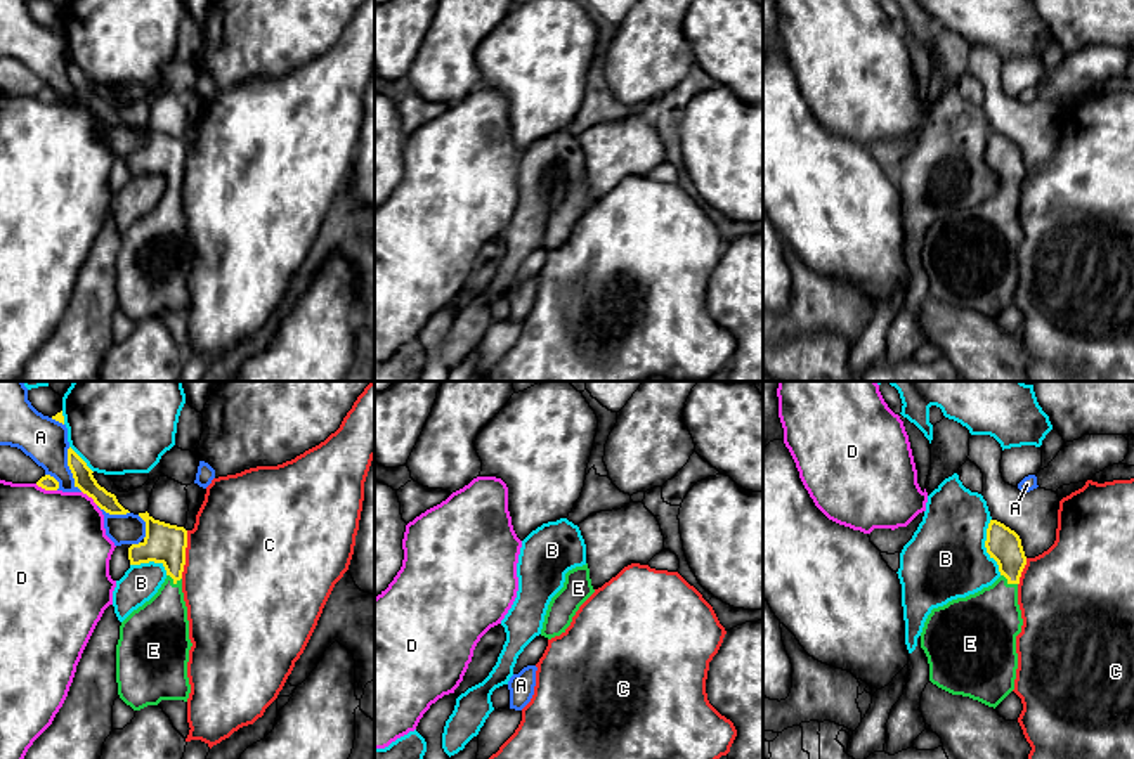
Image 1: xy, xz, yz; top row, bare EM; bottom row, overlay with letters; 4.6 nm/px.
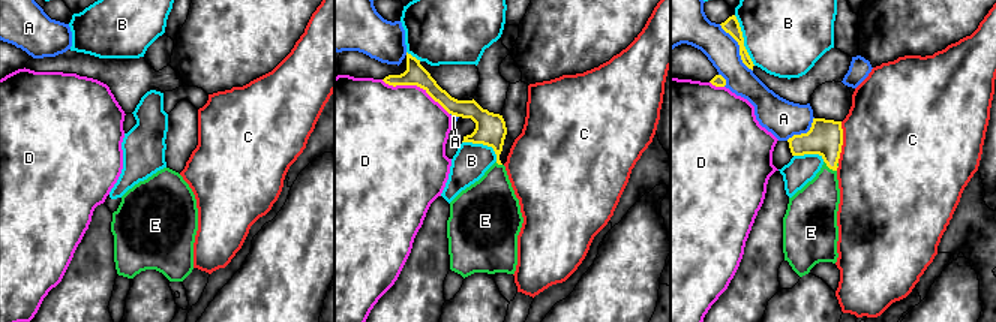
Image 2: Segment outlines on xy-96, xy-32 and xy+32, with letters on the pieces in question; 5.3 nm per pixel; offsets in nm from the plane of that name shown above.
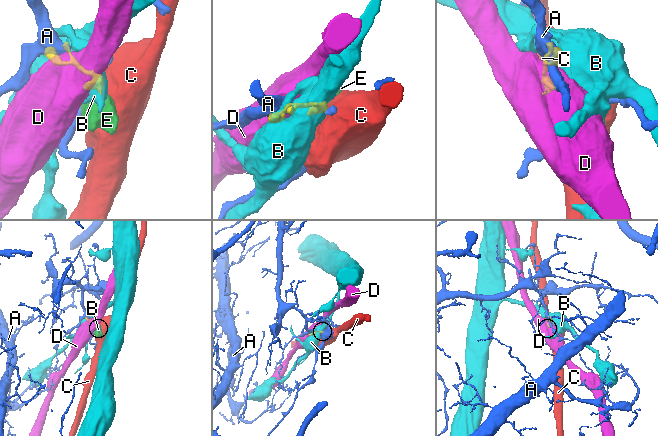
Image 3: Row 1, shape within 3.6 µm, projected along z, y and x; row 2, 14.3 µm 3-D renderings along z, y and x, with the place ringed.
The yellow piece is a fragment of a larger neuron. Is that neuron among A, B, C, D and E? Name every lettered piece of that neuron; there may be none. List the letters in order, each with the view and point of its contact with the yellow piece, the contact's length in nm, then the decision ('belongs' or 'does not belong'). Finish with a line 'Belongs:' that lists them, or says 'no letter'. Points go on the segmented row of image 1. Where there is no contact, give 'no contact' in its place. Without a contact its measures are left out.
A: contact xy (70, 468); length 220 nm; does not belong
B: contact yz (985, 546); length 260 nm; does not belong
C: contact xy (184, 555); length 220 nm; does not belong
D: contact xy (45, 489); length 110 nm; does not belong
E: contact xy (174, 579); length 80 nm; belongs
Belongs: E

